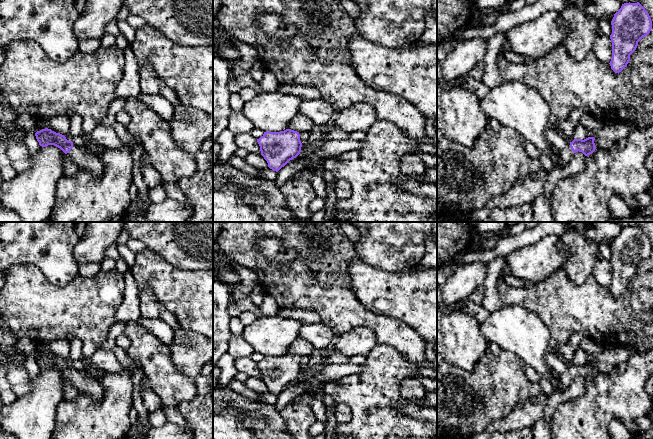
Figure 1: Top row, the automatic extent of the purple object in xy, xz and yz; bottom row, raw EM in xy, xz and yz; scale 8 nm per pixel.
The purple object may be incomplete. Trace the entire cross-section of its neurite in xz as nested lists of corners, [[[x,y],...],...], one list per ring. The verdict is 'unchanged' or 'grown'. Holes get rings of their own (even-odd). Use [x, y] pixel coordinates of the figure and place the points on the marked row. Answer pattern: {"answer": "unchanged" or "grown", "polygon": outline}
{"answer": "grown", "polygon": [[[298,112],[291,119],[286,130],[280,132],[266,131],[257,139],[261,155],[267,161],[268,167],[278,172],[300,154],[302,147],[300,134],[309,132],[315,135],[318,130],[310,118]]]}

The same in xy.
{"answer": "grown", "polygon": [[[48,128],[37,131],[35,136],[40,146],[54,145],[60,148],[76,163],[78,169],[85,169],[91,172],[95,179],[101,178],[103,174],[103,162],[99,158],[95,147],[75,145],[72,141],[68,141],[64,135]]]}

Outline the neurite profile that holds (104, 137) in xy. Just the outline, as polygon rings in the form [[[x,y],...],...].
[[[100,124],[89,132],[89,136],[93,147],[98,149],[118,149],[122,146],[122,141],[113,127]]]

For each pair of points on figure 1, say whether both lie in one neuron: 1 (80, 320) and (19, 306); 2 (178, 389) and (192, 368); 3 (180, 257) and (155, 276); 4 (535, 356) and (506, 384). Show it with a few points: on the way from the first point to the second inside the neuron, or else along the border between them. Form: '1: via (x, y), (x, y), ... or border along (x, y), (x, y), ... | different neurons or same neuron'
1: via (65, 312), (45, 312), (34, 307) | same neuron
2: border along (171, 358), (174, 366), (180, 372), (194, 379) | different neurons
3: border along (152, 250), (159, 253), (177, 268), (194, 270) | different neurons
4: border along (504, 349), (513, 352), (524, 363) | different neurons

